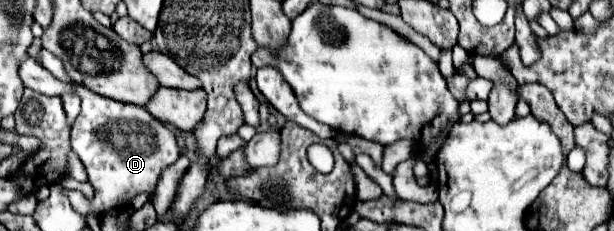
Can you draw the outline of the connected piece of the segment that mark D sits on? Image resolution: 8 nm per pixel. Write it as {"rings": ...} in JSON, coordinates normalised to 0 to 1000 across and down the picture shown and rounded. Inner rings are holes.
{"rings":[[[52,247],[33,281],[33,342],[59,403],[104,411],[107,394],[124,394],[130,411],[134,481],[117,541],[114,619],[143,749],[143,792],[153,810],[156,844],[150,861],[150,913],[160,931],[179,913],[182,896],[208,887],[208,870],[231,827],[251,835],[261,749],[293,680],[283,576],[251,515],[235,463],[182,437],[143,394],[134,368],[124,377],[104,359]]]}

